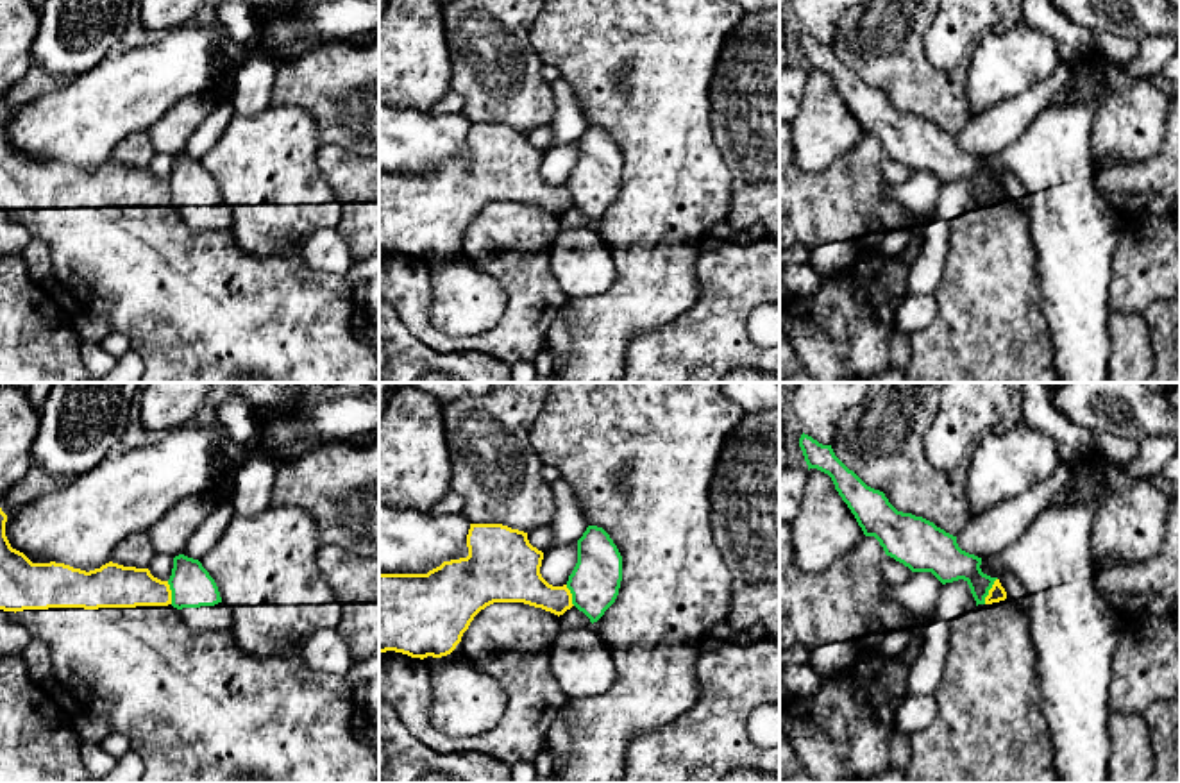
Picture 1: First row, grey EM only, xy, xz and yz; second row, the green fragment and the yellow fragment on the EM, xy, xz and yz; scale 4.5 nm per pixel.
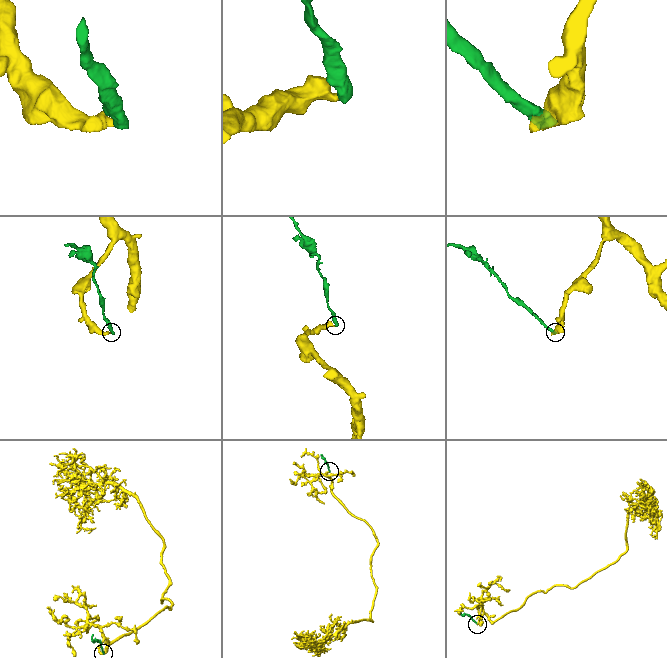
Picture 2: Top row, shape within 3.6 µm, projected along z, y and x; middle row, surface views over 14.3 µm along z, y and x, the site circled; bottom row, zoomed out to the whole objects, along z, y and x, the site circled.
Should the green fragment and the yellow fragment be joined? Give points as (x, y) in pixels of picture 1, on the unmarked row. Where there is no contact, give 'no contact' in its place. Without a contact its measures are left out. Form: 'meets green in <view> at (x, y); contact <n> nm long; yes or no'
meets green in yz at (989, 188); contact 130 nm long; no

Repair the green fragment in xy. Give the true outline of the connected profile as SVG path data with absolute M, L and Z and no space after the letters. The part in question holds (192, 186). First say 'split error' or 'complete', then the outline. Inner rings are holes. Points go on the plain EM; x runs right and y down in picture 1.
split error; M175 156L168 184L172 206L191 229L206 232L231 229L232 207L222 202L215 179L198 159Z

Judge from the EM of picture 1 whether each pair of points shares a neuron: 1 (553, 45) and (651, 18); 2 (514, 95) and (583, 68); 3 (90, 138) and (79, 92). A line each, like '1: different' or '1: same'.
1: same
2: different
3: same

